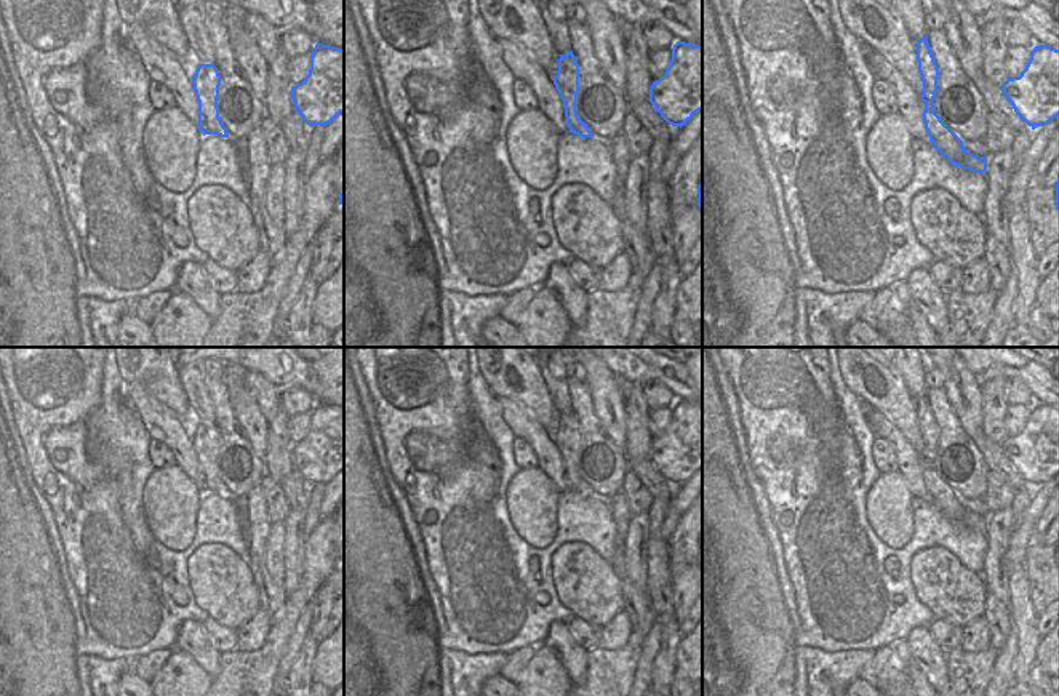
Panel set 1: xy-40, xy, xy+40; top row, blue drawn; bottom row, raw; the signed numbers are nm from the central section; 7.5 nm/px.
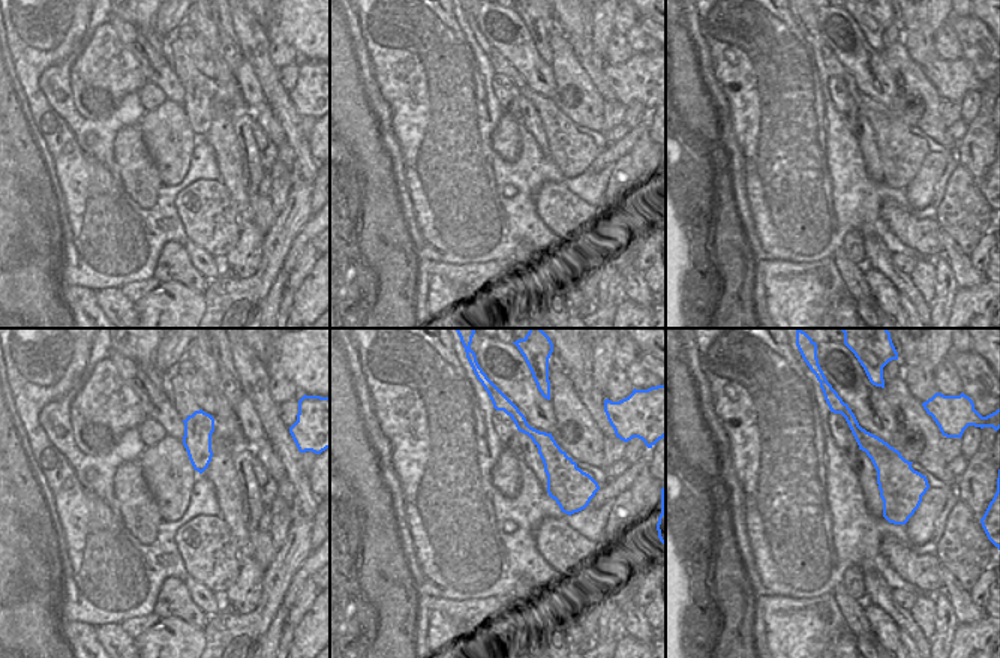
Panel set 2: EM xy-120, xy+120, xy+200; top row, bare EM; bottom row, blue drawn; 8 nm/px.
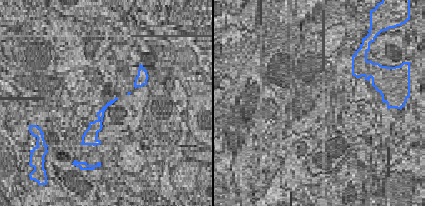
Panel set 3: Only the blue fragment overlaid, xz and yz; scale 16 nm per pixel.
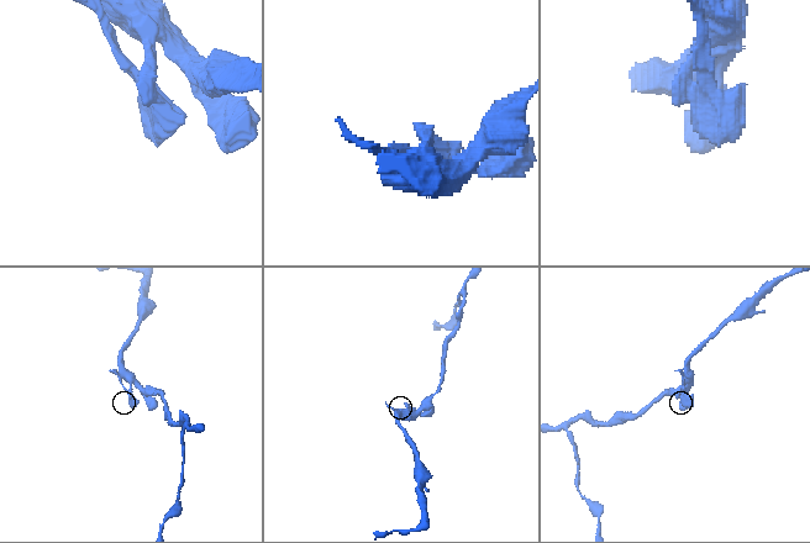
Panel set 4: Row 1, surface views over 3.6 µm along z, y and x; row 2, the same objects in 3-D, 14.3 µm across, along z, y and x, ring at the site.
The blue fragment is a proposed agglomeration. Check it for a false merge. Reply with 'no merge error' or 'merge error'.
no merge error

